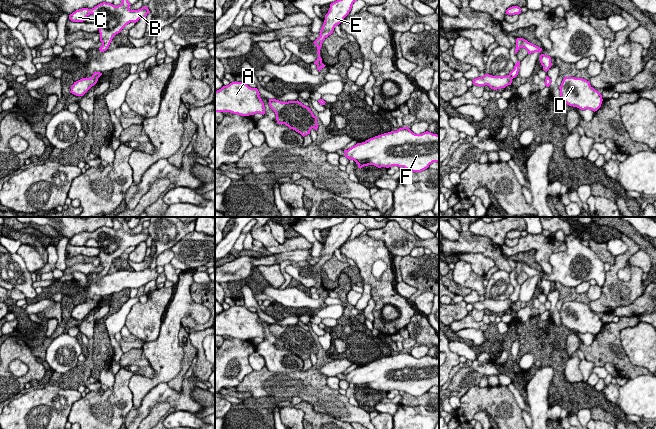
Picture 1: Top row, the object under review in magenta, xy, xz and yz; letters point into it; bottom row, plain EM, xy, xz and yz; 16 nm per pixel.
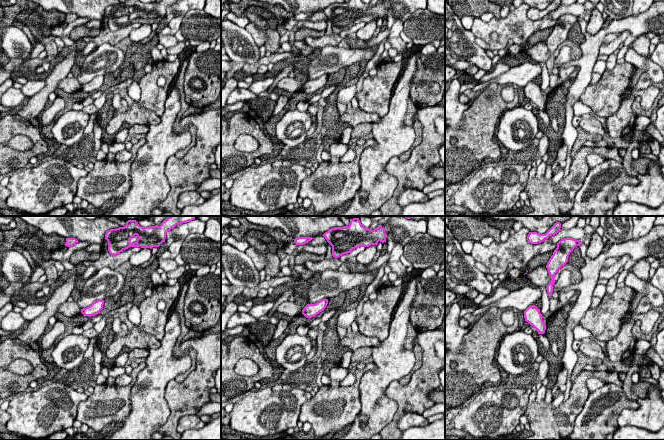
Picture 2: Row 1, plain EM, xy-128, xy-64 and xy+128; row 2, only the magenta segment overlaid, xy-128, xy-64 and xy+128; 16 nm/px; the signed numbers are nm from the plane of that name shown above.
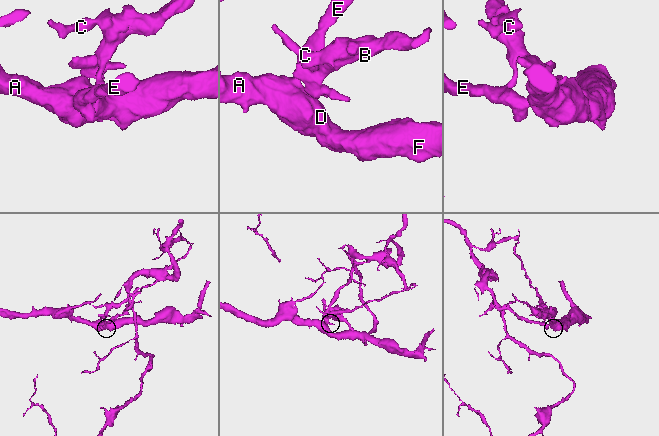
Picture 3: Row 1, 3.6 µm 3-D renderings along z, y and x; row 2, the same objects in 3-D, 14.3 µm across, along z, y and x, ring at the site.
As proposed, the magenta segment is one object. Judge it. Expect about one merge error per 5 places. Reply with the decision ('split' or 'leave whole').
split

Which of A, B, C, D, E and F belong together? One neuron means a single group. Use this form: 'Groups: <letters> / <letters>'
Groups: A D E F / B C

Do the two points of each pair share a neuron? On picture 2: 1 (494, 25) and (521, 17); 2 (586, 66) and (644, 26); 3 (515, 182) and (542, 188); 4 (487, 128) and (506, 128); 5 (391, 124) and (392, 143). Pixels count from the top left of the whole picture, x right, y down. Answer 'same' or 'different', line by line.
1: same
2: same
3: different
4: different
5: same

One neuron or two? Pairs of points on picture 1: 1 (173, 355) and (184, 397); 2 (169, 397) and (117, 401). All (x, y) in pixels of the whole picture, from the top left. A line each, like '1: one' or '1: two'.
1: two
2: two

